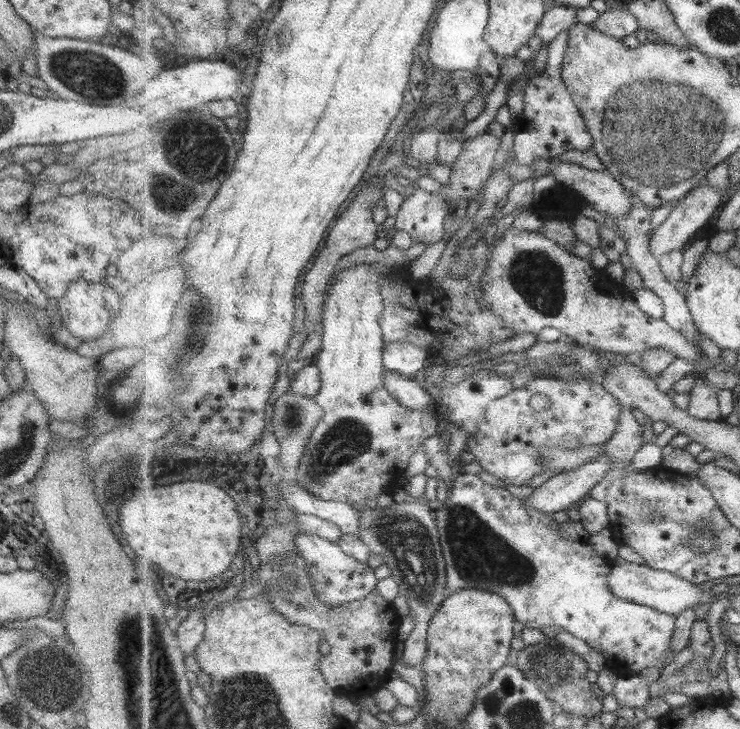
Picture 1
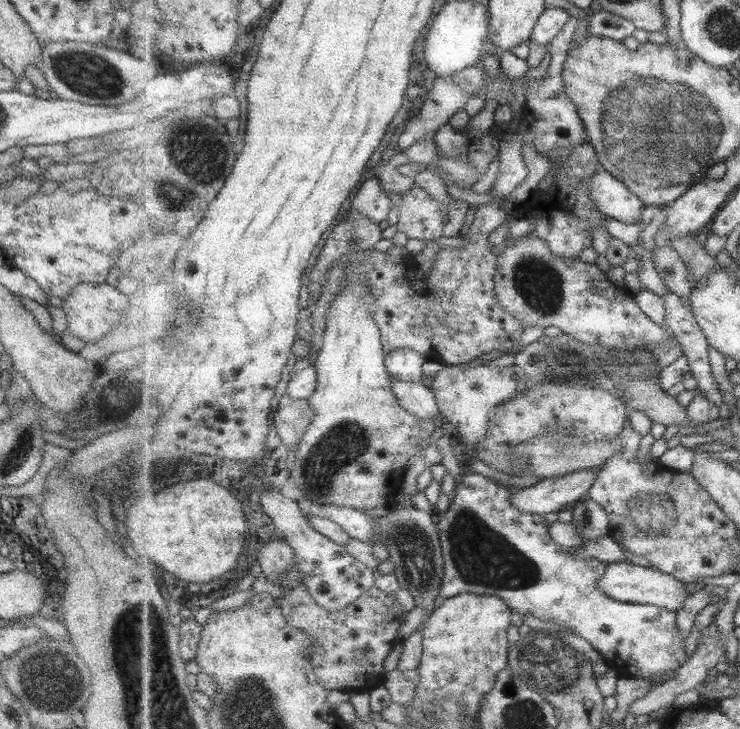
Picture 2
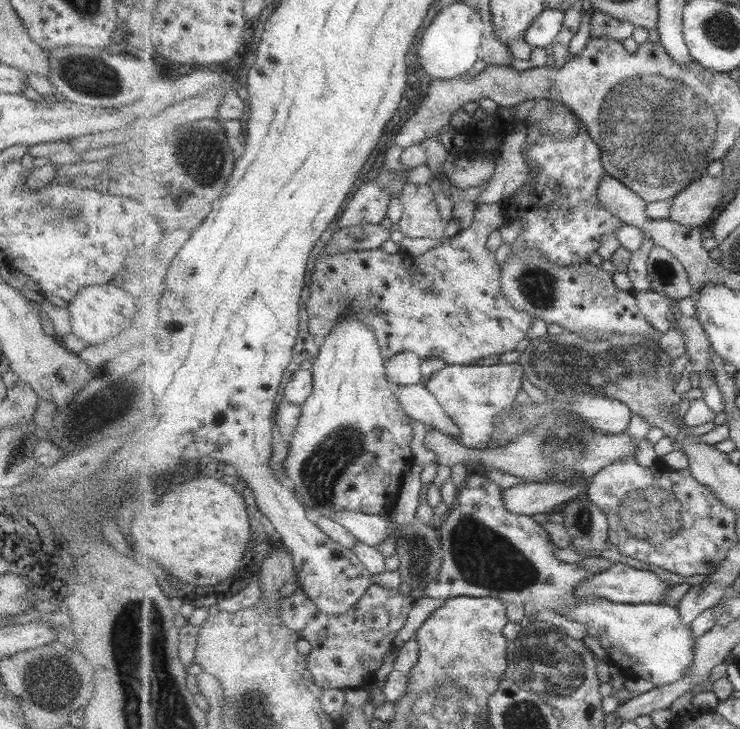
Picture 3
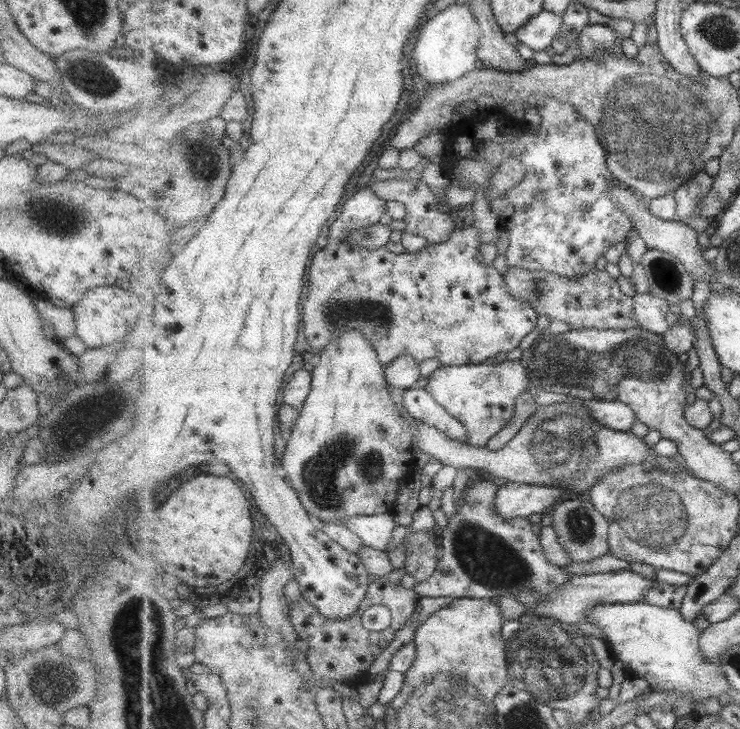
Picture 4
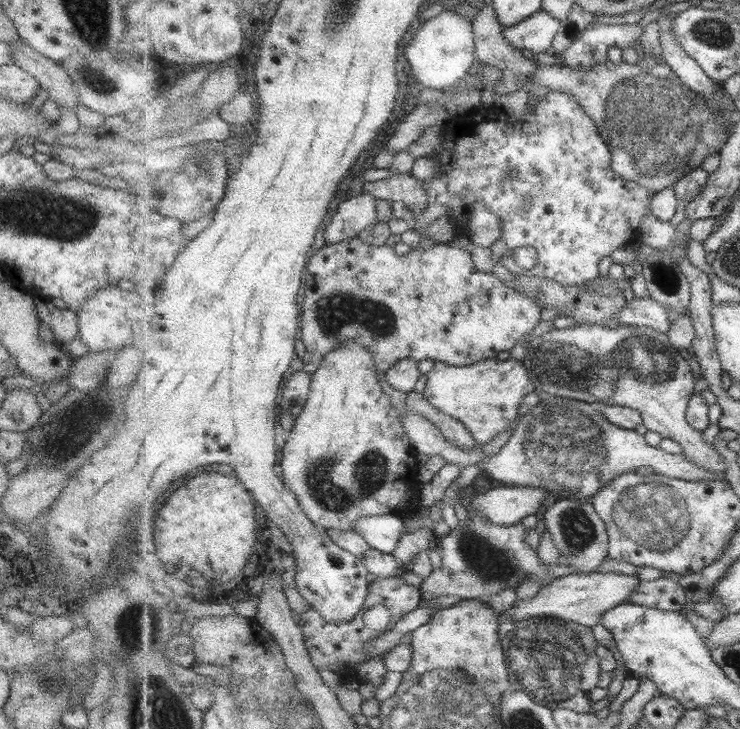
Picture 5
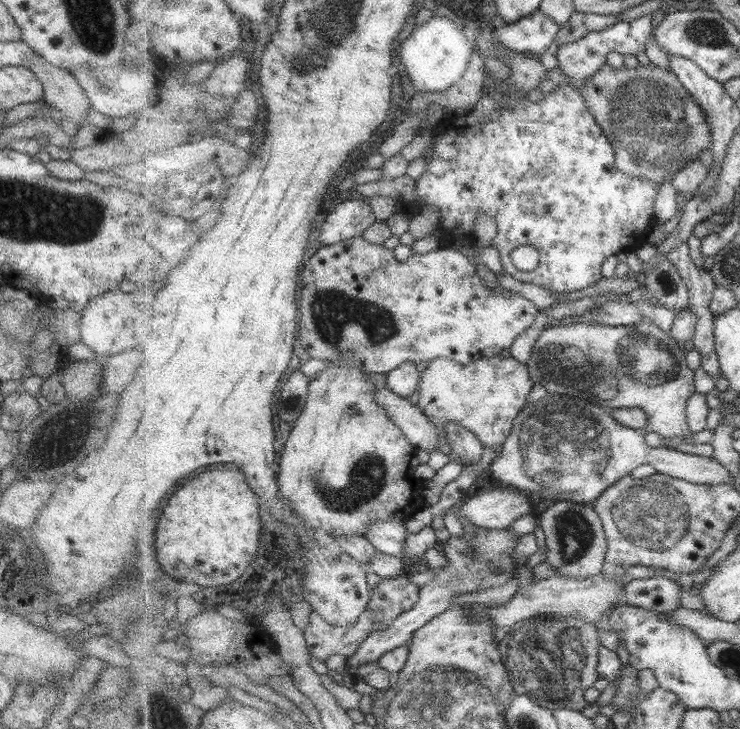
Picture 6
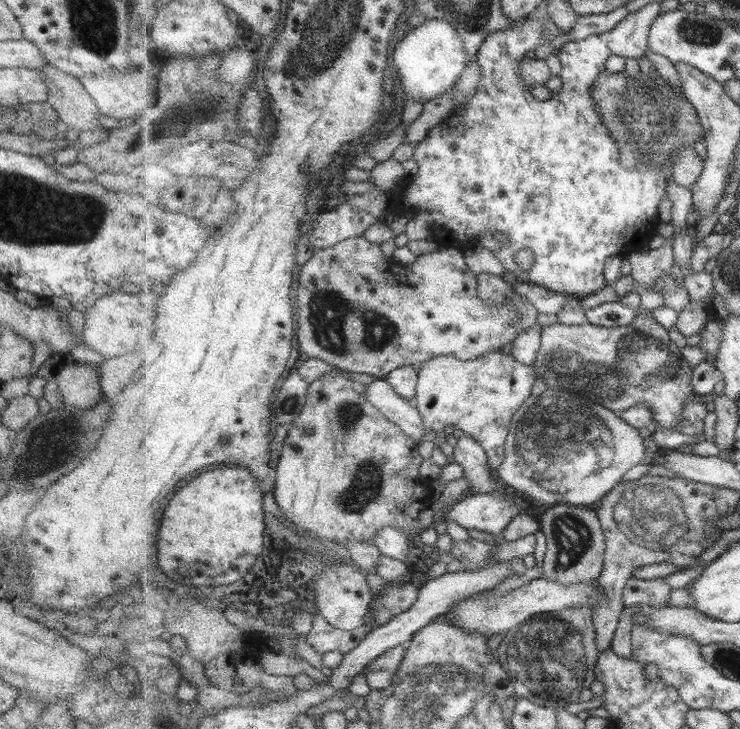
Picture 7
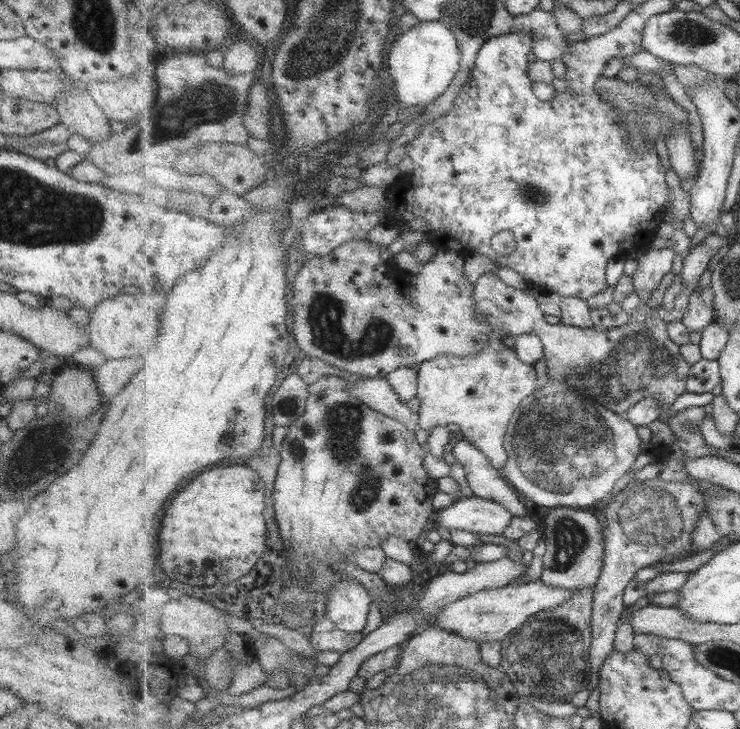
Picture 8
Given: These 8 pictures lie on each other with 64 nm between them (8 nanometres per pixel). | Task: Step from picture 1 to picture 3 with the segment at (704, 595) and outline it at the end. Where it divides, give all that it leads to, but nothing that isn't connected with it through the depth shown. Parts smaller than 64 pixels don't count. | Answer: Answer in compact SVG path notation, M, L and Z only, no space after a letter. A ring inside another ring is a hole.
M623 563L611 565L611 567L603 572L597 572L597 575L587 577L579 587L577 587L577 602L589 596L597 596L597 598L605 598L611 602L622 604L662 604L665 602L665 593L673 587L675 583L667 580L661 580L659 574L651 570L640 570L632 568Z

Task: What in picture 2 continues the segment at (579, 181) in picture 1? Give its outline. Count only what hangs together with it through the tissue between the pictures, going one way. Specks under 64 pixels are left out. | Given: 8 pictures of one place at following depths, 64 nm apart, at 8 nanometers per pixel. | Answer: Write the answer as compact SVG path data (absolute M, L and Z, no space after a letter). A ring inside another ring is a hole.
M600 167L597 170L597 172L595 172L595 174L593 174L593 176L591 176L591 180L581 180L581 181L587 181L587 183L589 183L589 195L591 195L591 197L593 197L593 201L595 201L597 203L597 207L599 207L599 210L601 210L601 212L603 212L603 214L605 214L611 218L617 219L621 222L627 223L627 224L637 223L637 220L639 220L639 216L642 216L642 213L644 212L645 202L643 202L643 200L641 200L641 198L639 198L639 196L637 196L635 193L633 193L633 191L624 182L621 182L621 180L619 180L618 178L615 178L615 176L613 176L605 168Z

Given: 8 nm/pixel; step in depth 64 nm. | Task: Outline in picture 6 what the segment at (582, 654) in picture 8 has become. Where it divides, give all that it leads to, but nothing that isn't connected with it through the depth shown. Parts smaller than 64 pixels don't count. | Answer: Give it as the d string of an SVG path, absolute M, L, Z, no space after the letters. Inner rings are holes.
M545 613L523 620L511 627L500 641L499 650L517 694L527 694L543 708L573 709L582 712L589 705L585 690L600 678L601 642L595 624L573 615Z

